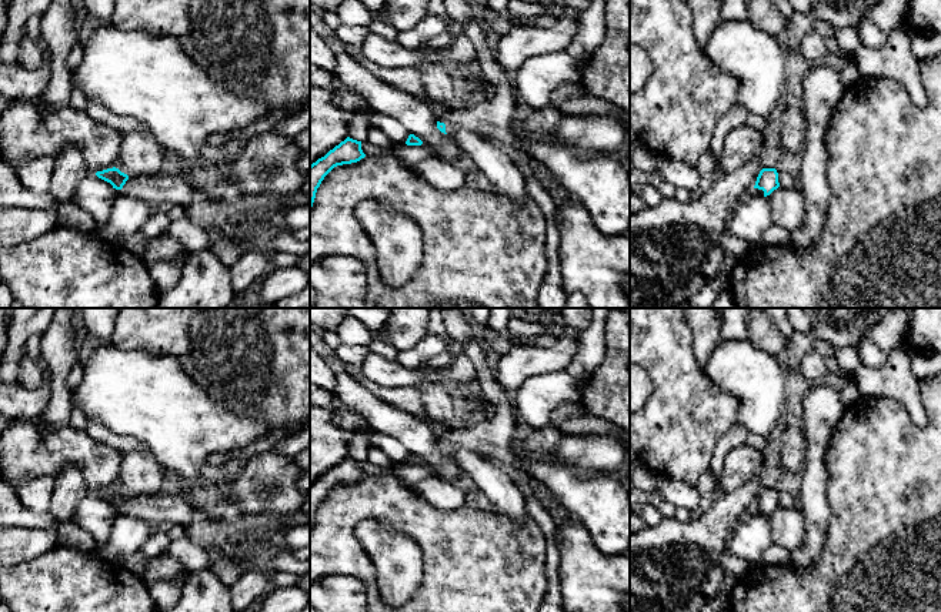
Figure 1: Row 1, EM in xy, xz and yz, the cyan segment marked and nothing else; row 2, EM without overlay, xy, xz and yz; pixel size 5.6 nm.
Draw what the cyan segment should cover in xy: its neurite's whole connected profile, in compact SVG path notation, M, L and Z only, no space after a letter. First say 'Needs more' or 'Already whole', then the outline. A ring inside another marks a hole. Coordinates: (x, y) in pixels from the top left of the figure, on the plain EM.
Needs more. M119 488L97 491L96 495L113 505L119 514L147 521L153 526L188 526L200 508L194 499L177 494L133 495Z

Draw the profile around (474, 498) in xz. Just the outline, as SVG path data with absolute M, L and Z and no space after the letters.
M477 488L466 492L466 505L484 512L495 512L487 496Z

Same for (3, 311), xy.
M0 308L0 362L7 344L9 308Z

